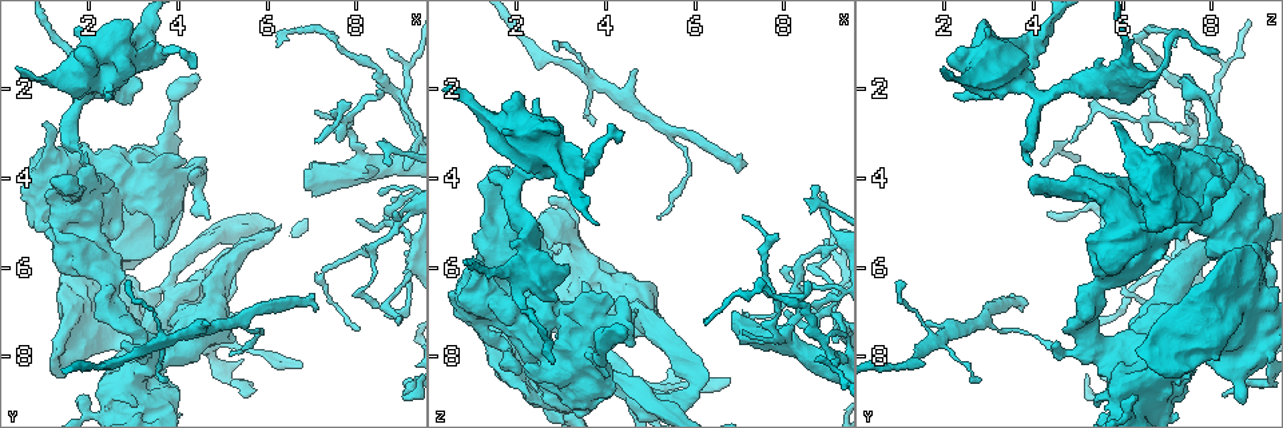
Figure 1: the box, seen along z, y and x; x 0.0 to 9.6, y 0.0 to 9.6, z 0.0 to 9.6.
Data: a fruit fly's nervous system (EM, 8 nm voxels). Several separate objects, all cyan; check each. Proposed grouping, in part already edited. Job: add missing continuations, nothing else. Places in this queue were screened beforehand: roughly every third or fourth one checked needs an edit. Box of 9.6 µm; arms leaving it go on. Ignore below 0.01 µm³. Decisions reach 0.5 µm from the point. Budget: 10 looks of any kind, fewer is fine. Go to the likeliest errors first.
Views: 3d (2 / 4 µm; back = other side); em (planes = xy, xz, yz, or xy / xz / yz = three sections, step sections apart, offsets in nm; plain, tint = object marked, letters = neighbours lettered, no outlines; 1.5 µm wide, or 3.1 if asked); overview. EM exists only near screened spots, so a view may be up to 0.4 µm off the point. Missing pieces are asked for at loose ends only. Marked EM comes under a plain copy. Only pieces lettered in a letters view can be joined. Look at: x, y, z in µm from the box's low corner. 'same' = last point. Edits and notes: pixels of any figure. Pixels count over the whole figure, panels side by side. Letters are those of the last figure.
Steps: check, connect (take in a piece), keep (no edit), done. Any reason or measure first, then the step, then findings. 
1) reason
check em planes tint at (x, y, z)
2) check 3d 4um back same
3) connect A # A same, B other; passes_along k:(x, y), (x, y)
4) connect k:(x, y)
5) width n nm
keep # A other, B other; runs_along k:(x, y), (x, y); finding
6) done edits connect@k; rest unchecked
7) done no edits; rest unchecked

free end
check 3d 4um at (7.15, 6.90, 3.65)

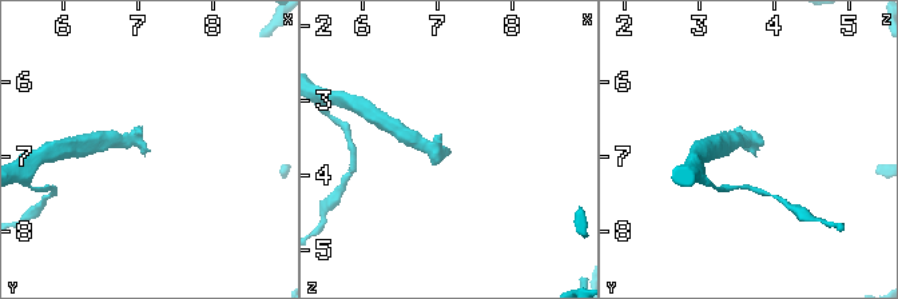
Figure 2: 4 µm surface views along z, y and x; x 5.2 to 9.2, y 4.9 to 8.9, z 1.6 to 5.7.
check em yz step 4 tint at (7.20, 6.90, 3.65)

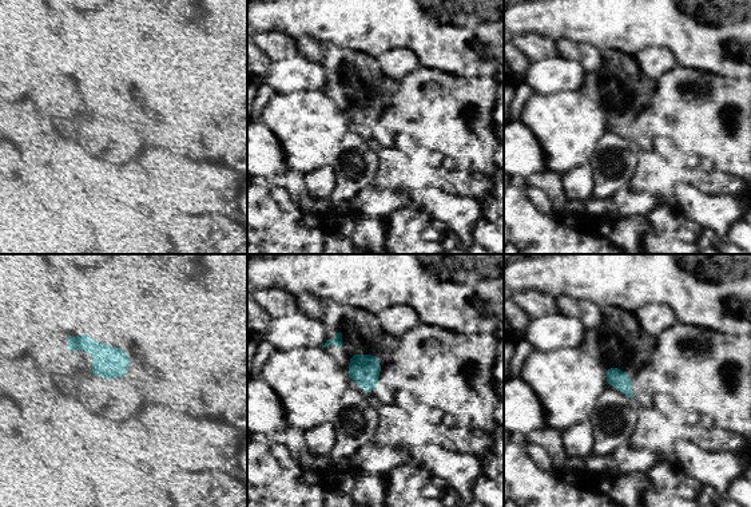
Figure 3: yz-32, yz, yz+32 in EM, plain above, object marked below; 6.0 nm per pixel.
check em planes letters same

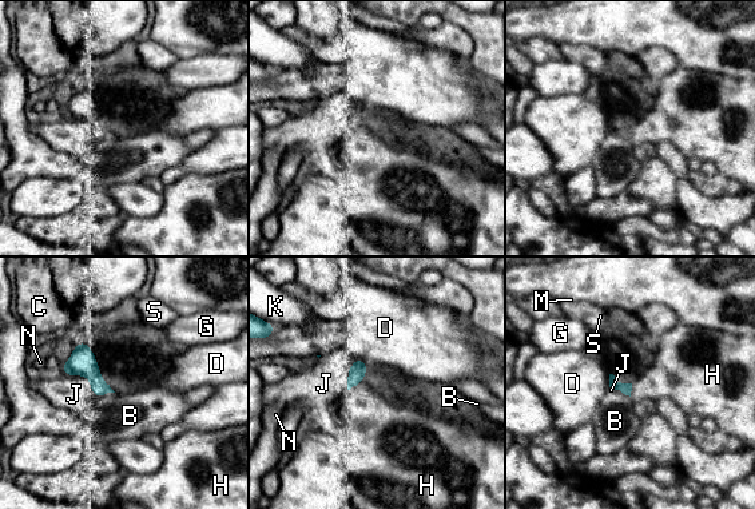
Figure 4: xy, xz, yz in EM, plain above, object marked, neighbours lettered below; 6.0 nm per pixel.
keep # B other, C other, D other, G other, H other, J other, K other, M other, N other, S other; border 4:(354, 357), (366, 364); no lettered piece goes on from it

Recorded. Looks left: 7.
free end
check em planes letters at (4.70, 7.30, 1.55)

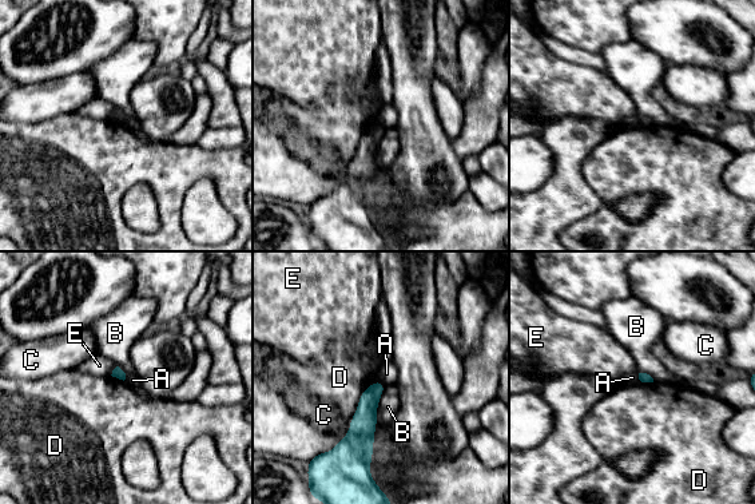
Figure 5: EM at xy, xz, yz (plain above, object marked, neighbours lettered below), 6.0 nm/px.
longest_contact D 300 nm
keep # A other, B other, C other, D other, E other; border 5:(638, 373), (640, 380); no lettered piece goes on from it

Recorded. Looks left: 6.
thick end
check 3d 2um at (2.95, 9.10, 5.40)

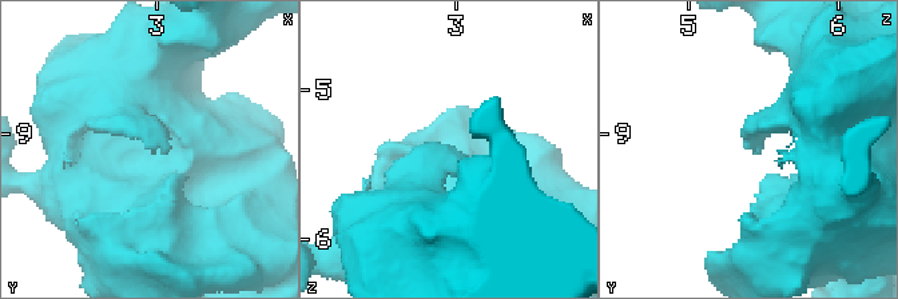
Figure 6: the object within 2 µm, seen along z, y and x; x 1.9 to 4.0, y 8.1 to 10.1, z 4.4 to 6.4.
shape alone is not enough
check em planes letters at (2.94, 9.10, 5.38)

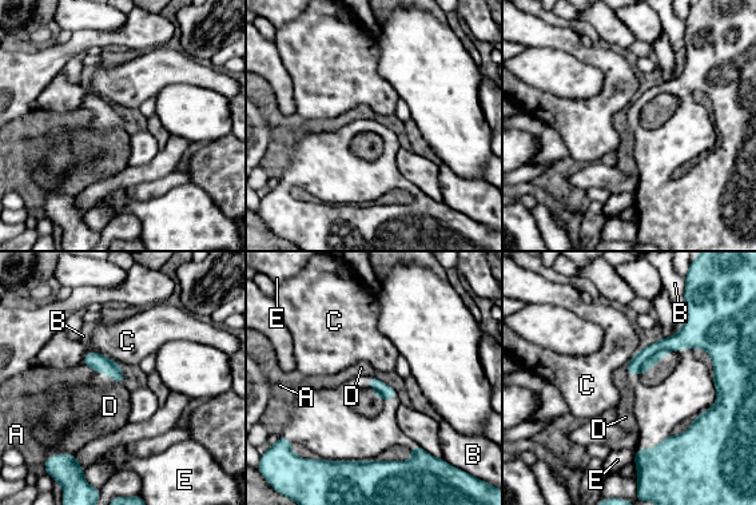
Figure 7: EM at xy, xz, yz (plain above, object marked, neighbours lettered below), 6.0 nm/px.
keep # A other, B other, C other, D other, E other; runs_along 7:(699, 344), (664, 345), (629, 370); none of them fits

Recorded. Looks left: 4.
tapers out
check 3d 4um back at (9.15, 3.80, 7.05)

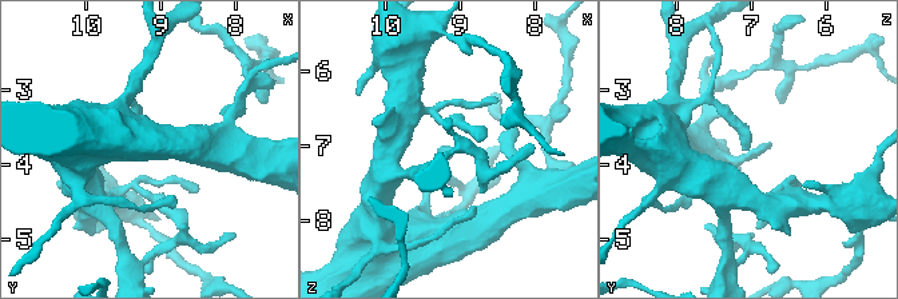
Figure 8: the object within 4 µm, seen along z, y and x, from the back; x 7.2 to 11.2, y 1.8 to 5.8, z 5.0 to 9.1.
check em yz step 4 letters at (9.10, 3.80, 7.05)

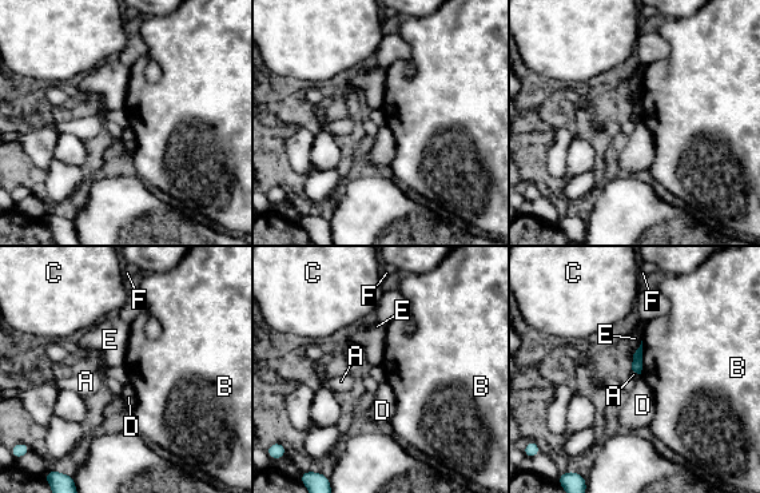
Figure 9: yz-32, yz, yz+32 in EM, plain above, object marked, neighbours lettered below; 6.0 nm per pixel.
cut it another way
check em planes letters same

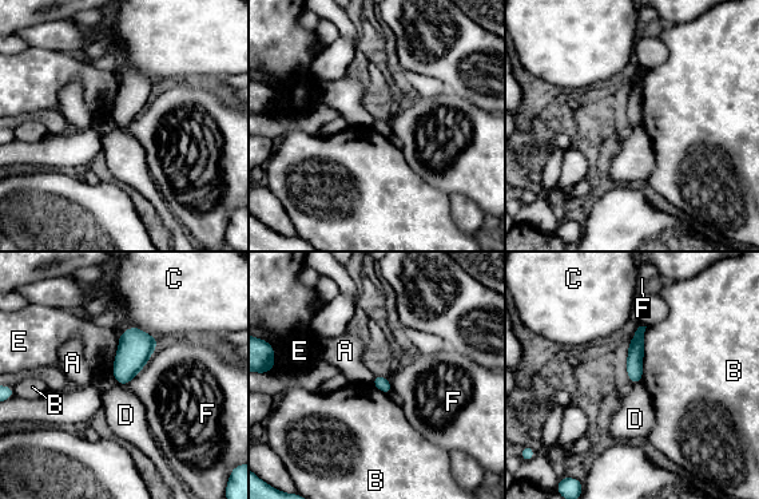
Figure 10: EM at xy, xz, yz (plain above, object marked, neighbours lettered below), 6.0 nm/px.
width 80 nm; longest_contact B 340 nm
keep # A other, B other, C other, D other, E other, F other; no lettered piece goes on from it

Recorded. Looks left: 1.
done no edits; rest unchecked

